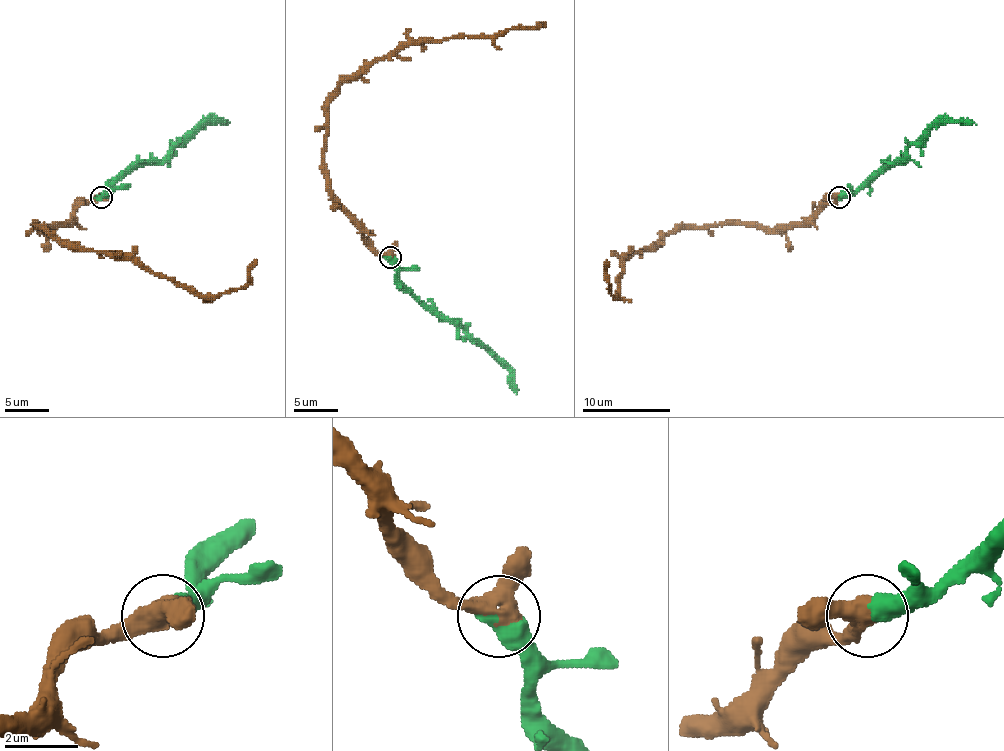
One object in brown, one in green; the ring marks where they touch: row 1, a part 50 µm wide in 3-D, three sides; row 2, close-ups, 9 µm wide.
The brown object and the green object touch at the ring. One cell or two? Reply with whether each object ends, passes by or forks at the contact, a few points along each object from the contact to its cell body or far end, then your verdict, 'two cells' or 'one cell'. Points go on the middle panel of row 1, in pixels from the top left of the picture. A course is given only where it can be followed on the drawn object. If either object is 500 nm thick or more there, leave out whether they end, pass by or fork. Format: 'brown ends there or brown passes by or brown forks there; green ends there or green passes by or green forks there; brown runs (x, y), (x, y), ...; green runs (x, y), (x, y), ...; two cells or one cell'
brown runs (390, 257), (372, 246), (333, 193), (324, 162), (326, 100), (344, 82), (410, 44), (545, 24); green runs (390, 257), (397, 277), (421, 301), (448, 317), (510, 372), (510, 387), (516, 394); one cell

